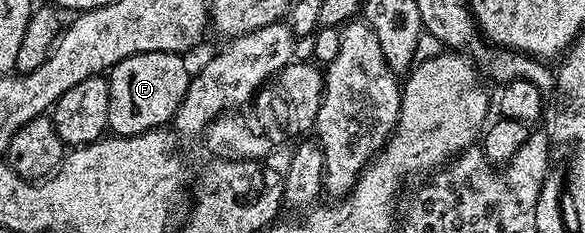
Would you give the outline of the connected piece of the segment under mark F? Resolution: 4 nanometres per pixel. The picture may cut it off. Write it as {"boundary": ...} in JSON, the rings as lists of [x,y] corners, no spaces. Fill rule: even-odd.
{"boundary":[[[152,51],[128,55],[108,72],[109,125],[114,136],[138,135],[164,128],[179,109],[189,88],[191,70],[175,51]]]}

